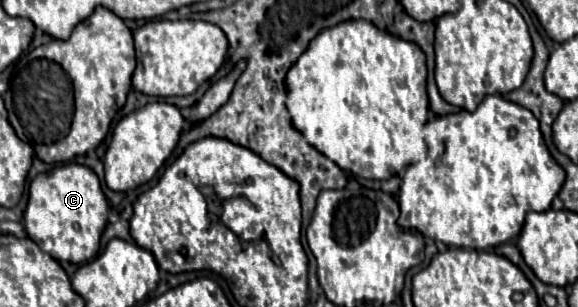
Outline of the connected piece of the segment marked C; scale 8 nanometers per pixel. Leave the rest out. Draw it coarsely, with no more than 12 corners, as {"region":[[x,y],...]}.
{"region":[[61,164],[29,186],[27,236],[89,262],[109,204],[97,174]]}

